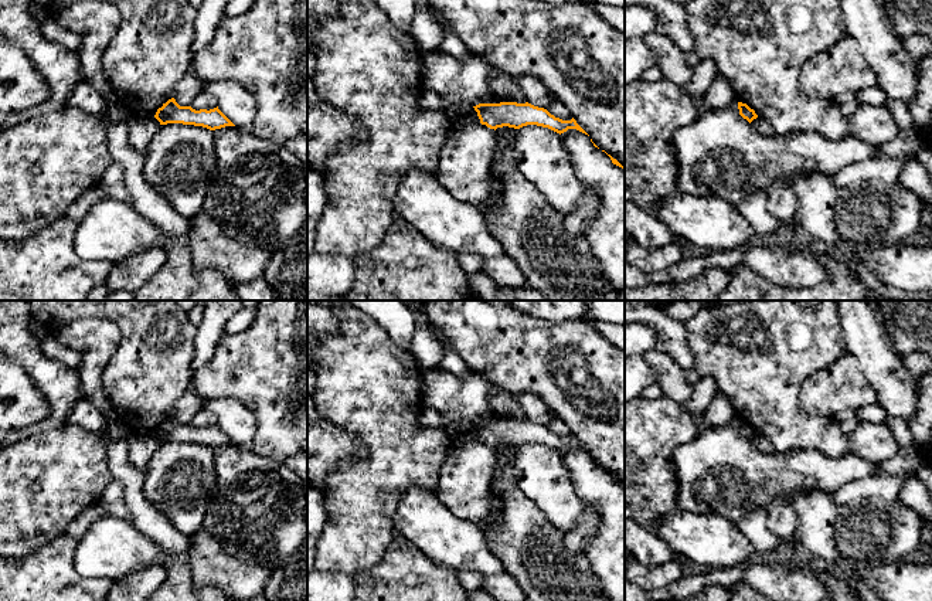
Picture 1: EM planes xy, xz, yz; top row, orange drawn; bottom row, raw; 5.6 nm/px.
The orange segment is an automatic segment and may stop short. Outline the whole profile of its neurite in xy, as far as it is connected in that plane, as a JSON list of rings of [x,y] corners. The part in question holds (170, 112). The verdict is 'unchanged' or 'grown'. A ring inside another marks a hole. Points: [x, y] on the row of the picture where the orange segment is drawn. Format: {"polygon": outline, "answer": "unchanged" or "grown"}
{"polygon": [[[174,98],[163,103],[163,106],[157,109],[154,118],[160,122],[160,125],[183,123],[203,126],[210,130],[221,129],[225,126],[235,126],[218,109],[218,106],[210,111],[207,109],[195,111],[191,106],[180,106]]], "answer": "unchanged"}

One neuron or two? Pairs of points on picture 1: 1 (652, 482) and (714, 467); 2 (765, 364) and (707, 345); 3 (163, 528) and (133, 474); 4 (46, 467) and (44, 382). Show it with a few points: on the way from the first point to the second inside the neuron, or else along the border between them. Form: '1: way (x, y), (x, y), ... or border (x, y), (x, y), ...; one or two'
1: border (684, 444), (672, 457), (676, 493), (679, 496); two
2: way (751, 350), (748, 347), (721, 345); one
3: way (149, 515), (135, 501), (133, 488); one
4: border (67, 421), (14, 442); two

